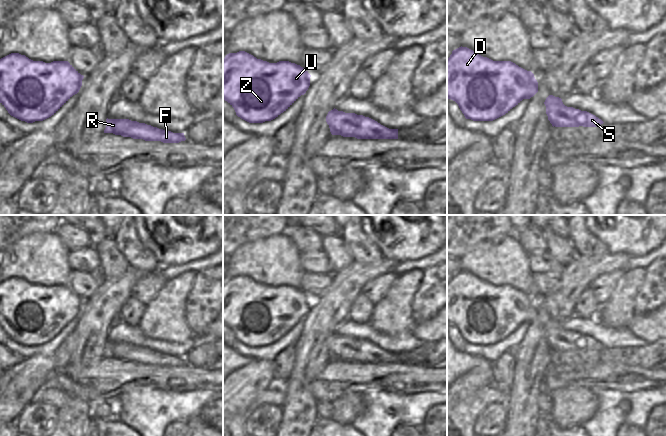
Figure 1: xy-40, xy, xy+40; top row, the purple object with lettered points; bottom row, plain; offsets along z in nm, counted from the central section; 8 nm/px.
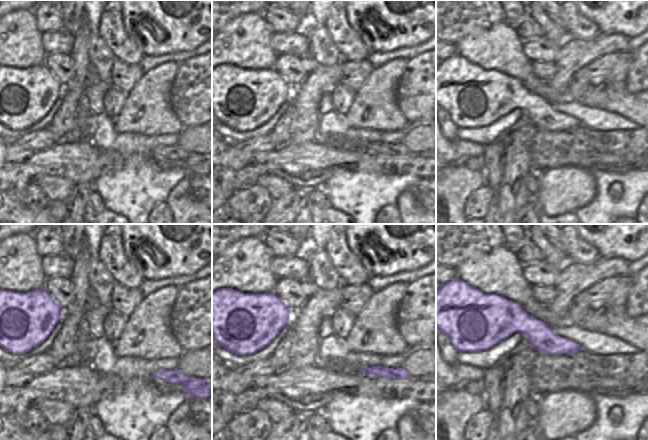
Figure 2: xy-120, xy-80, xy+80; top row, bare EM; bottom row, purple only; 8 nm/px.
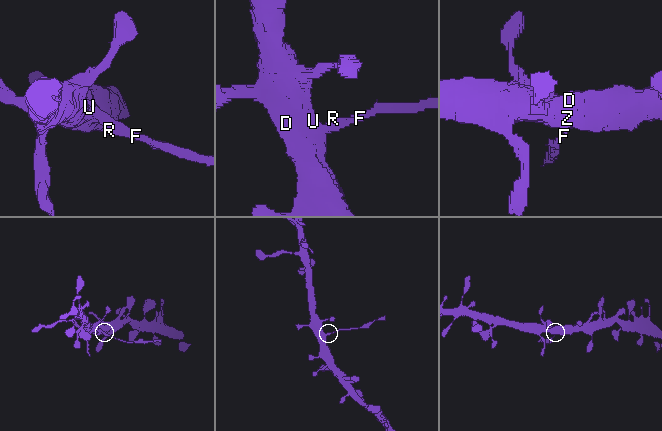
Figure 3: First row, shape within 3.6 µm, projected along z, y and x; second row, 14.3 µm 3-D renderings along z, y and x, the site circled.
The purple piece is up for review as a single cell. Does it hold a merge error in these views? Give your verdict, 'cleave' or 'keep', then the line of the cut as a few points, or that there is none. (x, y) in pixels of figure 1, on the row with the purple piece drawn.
cleave; cut xy+40 (564, 105), (560, 112), (560, 117), (554, 125)

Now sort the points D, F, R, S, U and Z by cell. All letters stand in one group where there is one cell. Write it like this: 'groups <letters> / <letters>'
groups D U Z / F R S

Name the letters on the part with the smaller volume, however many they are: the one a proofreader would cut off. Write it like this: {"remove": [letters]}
{"remove": ["F", "R", "S"]}

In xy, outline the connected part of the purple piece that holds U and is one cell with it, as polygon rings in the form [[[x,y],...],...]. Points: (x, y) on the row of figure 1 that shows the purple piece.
[[[245,51],[229,53],[223,59],[223,100],[249,123],[271,121],[306,93],[310,77],[306,69],[289,61],[269,63]]]

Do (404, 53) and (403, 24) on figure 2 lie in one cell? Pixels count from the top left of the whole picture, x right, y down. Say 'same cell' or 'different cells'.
different cells

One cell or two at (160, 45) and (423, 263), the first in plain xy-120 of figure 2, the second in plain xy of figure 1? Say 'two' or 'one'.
two

